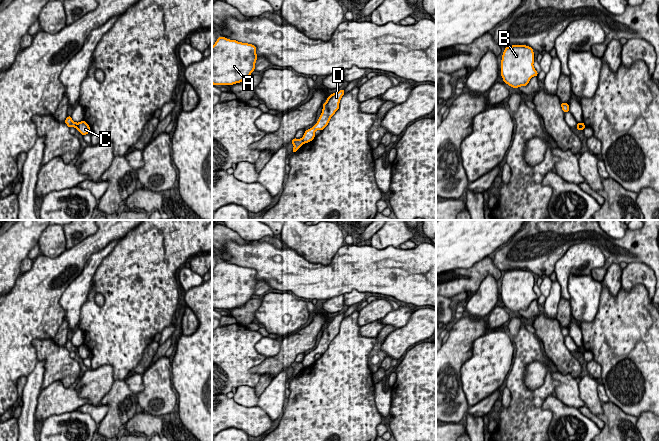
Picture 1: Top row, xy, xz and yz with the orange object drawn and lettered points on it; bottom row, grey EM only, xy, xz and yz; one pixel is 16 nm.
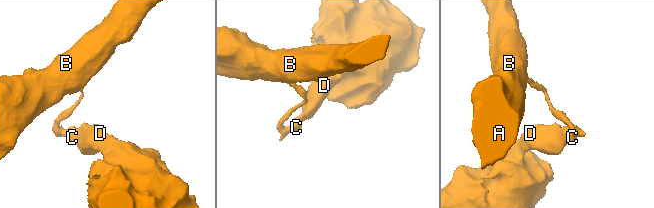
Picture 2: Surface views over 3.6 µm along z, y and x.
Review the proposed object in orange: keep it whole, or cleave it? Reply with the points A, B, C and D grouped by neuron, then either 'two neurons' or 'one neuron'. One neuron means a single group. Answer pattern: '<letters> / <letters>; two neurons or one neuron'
A B / C D; two neurons

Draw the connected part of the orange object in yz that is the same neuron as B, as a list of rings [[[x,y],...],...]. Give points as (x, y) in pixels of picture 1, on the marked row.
[[[526,45],[505,48],[501,60],[501,76],[504,83],[513,88],[526,86],[533,76],[538,76],[534,66],[533,49]]]

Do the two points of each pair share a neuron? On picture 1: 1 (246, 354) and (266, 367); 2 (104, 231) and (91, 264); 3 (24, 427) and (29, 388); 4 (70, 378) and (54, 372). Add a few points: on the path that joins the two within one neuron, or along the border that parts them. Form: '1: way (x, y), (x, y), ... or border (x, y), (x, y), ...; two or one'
1: border (266, 358), (248, 371); two
2: border (116, 239), (93, 253), (81, 270); two
3: way (27, 417), (29, 398); one
4: way (66, 376), (58, 373); one

